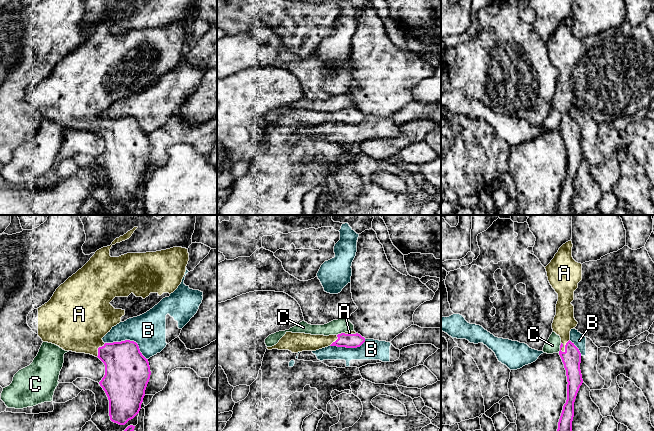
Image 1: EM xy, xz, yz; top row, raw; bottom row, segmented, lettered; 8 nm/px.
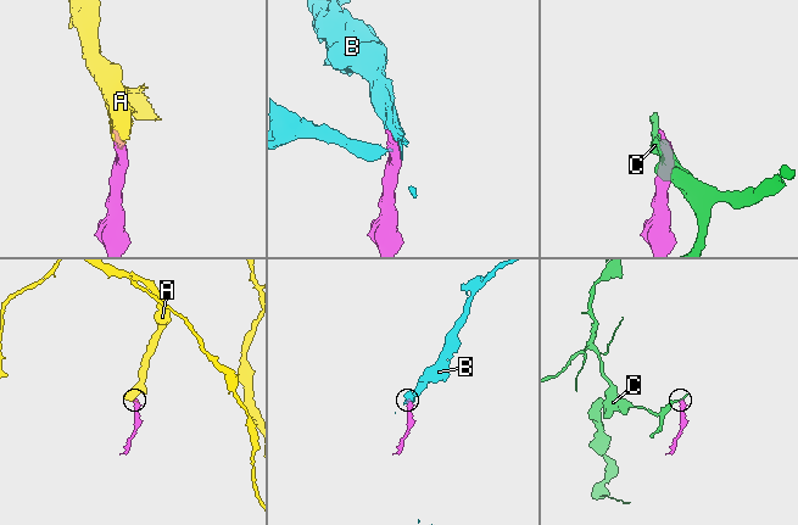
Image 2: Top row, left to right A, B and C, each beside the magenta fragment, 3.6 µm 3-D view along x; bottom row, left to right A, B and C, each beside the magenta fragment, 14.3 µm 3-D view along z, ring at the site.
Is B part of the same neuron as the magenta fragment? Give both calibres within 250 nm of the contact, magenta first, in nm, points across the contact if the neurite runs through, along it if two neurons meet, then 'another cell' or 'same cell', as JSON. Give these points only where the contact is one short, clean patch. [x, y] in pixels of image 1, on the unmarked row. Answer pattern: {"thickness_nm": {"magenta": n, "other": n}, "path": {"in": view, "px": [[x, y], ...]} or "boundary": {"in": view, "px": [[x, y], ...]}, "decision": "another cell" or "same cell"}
{"thickness_nm": {"magenta": 360, "other": 280}, "decision": "another cell"}

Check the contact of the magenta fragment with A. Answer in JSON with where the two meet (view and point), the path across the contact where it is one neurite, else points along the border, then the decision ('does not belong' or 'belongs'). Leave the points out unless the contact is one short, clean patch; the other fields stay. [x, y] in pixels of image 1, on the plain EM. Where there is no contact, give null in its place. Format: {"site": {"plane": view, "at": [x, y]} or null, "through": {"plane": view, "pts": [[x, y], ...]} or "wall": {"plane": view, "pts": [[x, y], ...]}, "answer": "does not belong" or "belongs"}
{"site": {"plane": "yz", "at": [565, 122]}, "answer": "belongs"}

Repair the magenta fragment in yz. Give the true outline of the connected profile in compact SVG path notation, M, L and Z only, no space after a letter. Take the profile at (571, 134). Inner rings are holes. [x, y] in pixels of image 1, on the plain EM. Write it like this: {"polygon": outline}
{"polygon": "M572 17L563 20L551 38L545 43L550 61L558 70L556 91L552 99L553 108L561 114L559 131L564 140L567 152L567 176L558 198L557 212L559 215L572 215L572 197L574 193L574 178L583 159L580 146L581 129L570 117L570 107L574 104L585 113L590 114L598 123L611 123L618 117L632 116L641 109L648 107L654 98L654 38L645 23L632 26L624 22L617 28L601 33L597 37L583 40L572 33Z"}

